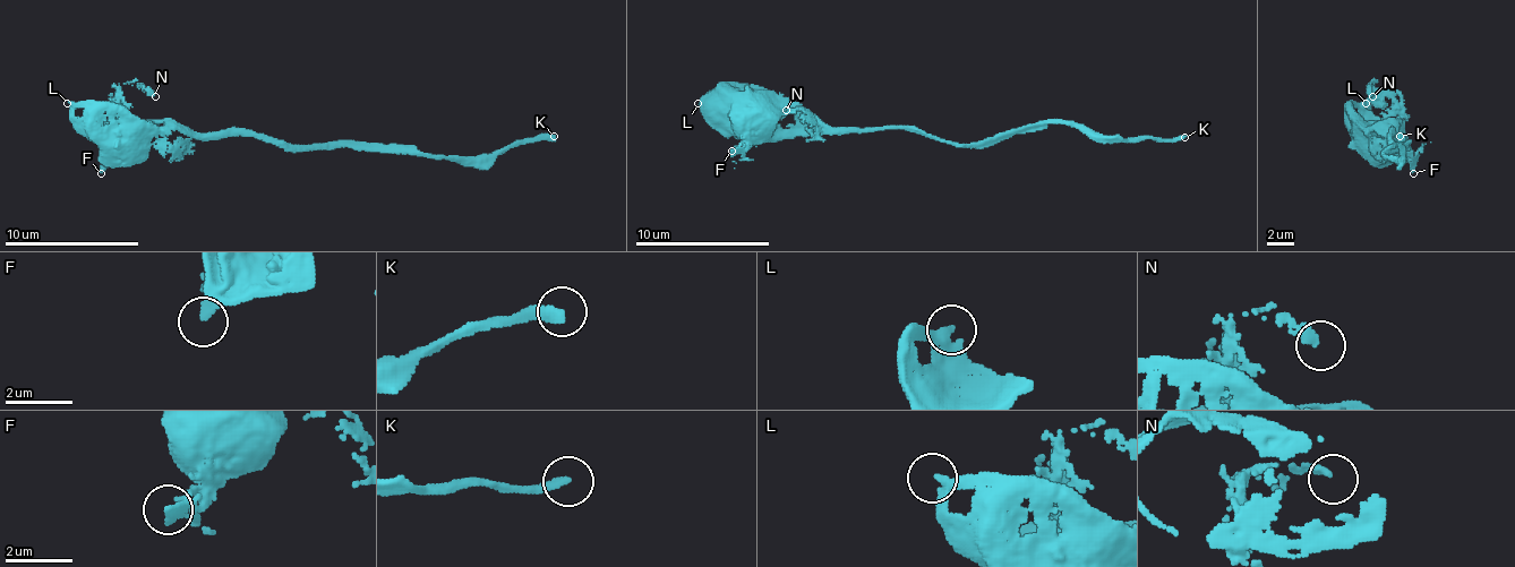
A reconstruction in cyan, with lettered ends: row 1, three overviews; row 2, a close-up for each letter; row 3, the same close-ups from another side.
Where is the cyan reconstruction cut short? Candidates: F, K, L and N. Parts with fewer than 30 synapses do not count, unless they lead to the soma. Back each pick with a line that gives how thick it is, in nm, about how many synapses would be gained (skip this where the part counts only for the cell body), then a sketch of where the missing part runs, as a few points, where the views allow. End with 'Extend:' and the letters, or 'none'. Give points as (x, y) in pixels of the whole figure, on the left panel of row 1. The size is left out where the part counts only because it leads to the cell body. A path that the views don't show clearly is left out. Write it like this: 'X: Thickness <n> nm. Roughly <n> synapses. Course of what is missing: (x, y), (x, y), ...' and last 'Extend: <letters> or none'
K: Thickness 240 nm. Roughly 400 synapses
Extend: K

